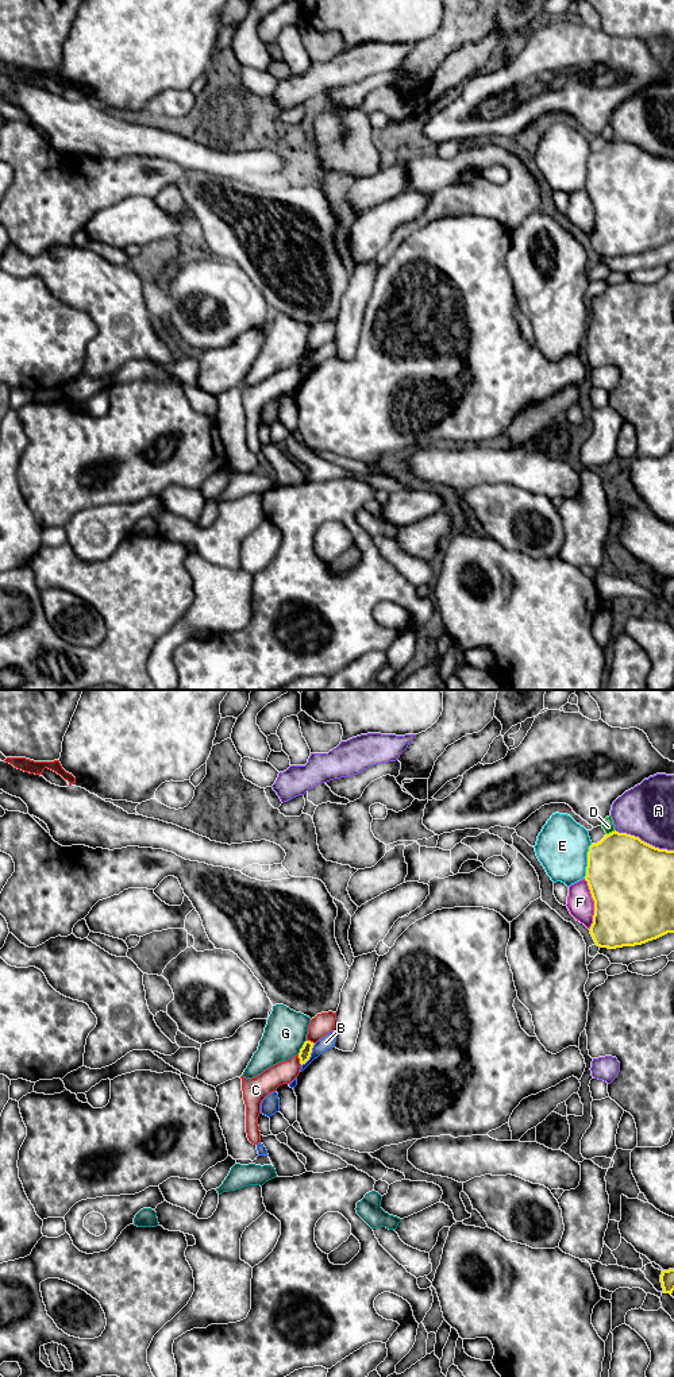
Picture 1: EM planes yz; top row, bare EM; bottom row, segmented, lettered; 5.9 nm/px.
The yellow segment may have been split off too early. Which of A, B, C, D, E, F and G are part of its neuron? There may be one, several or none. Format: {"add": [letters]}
{"add": ["B"]}

